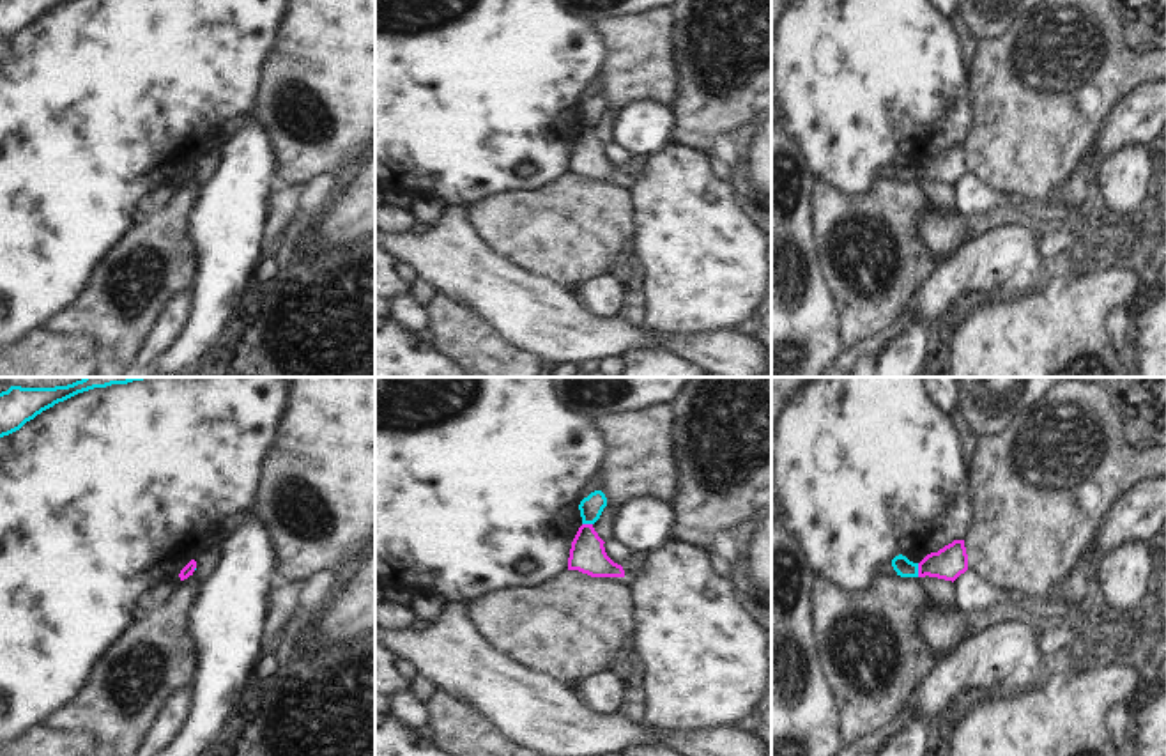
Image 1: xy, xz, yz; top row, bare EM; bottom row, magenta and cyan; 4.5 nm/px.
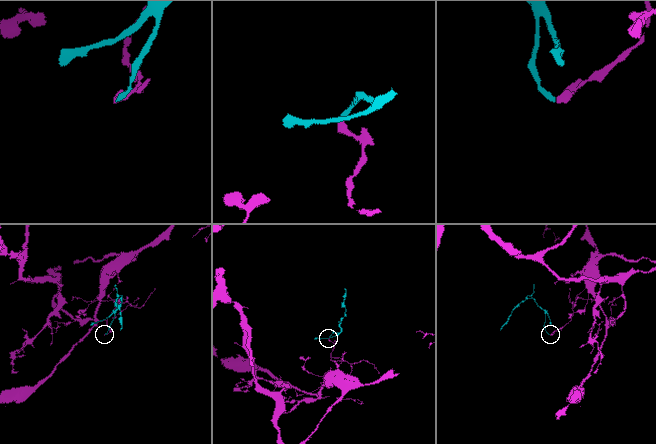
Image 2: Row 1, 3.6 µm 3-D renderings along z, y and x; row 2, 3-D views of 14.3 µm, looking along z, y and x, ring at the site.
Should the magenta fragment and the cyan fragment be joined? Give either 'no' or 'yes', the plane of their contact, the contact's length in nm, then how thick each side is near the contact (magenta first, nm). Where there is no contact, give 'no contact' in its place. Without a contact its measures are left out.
no | yz | 60 nm | 150/80 nm

